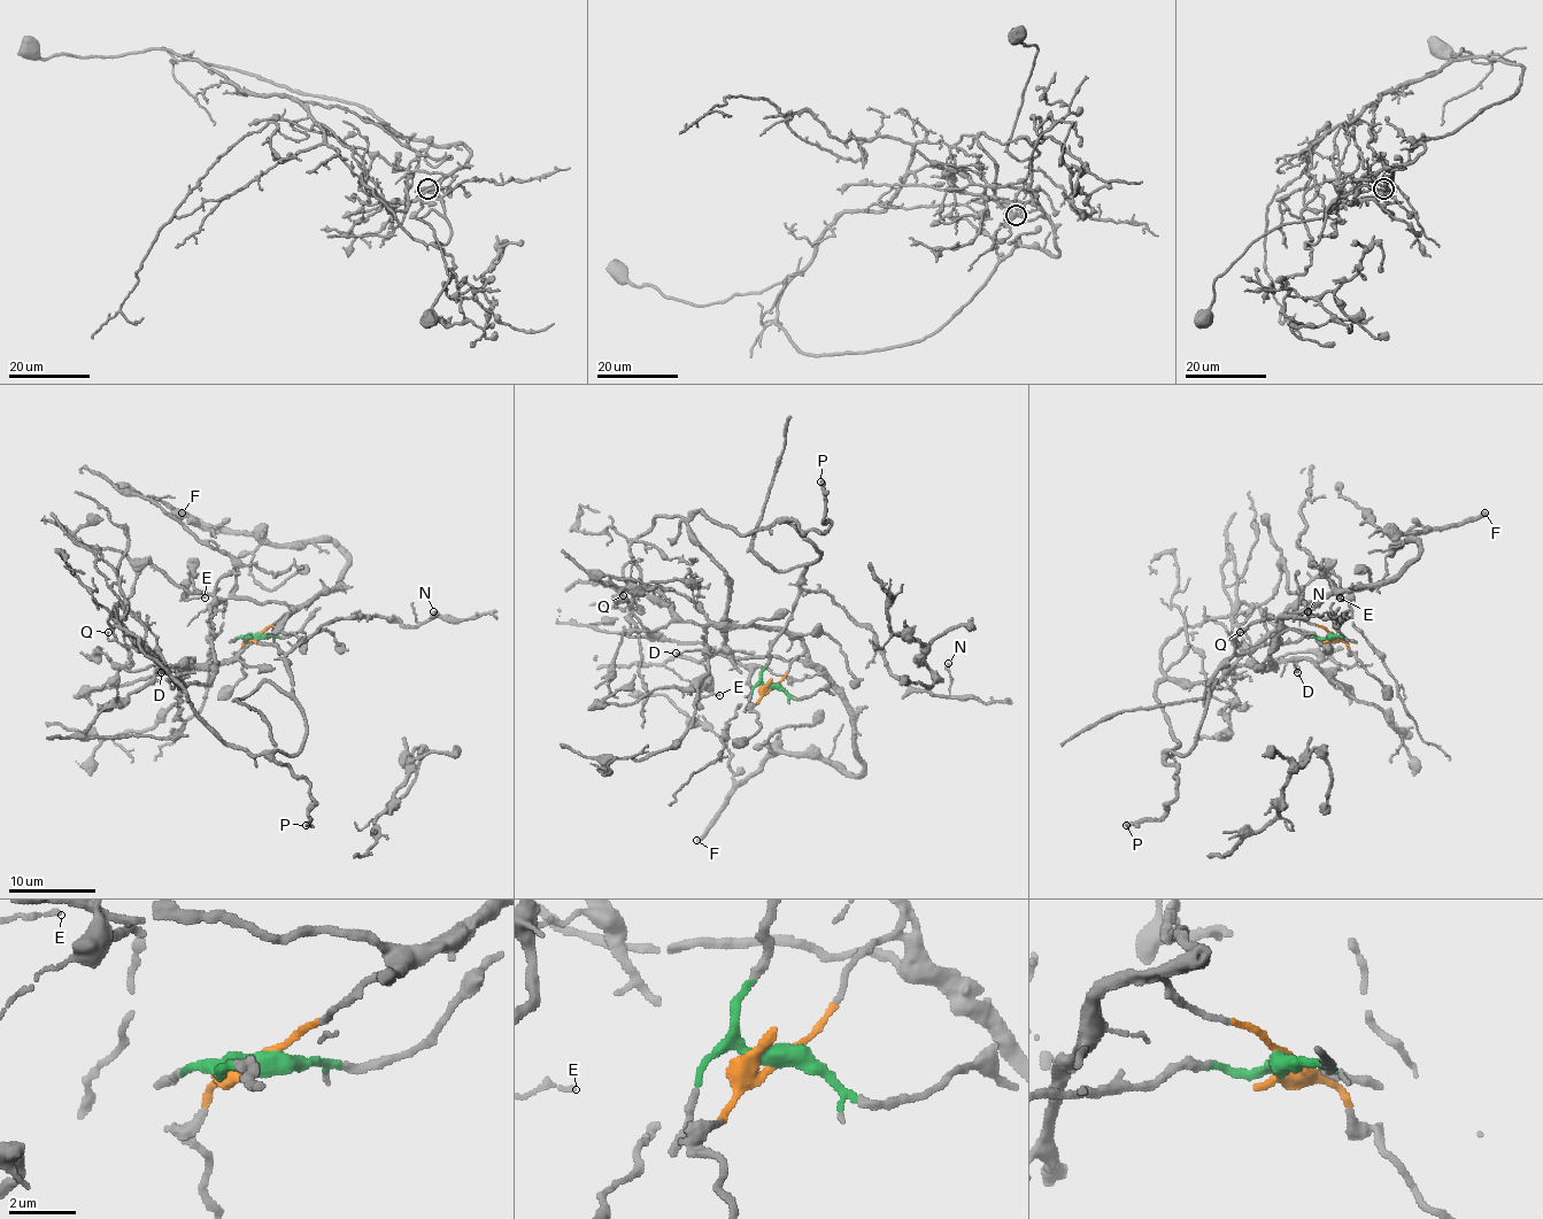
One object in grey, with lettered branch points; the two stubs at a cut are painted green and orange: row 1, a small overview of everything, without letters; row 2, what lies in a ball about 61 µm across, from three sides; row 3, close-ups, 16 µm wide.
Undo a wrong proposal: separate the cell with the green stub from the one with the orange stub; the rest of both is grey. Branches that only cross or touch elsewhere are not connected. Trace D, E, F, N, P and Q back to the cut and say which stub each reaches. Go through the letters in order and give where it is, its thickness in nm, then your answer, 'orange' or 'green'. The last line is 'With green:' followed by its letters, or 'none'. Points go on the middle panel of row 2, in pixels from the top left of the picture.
D: (676, 653) | 100 nm | orange
E: (719, 695) | 150 nm | orange
F: (696, 840) | 360 nm | orange
N: (948, 663) | 140 nm | green
P: (820, 481) | 360 nm | green
Q: (623, 595) | 80 nm | orange
With green: N, P

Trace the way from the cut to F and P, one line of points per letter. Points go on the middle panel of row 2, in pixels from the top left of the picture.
F: (770, 686), (802, 656), (846, 706), (863, 769), (856, 776), (807, 756), (772, 754), (696, 841)
P: (770, 686), (761, 669), (785, 629), (807, 565), (819, 556), (787, 522), (804, 532), (828, 529), (819, 480)

